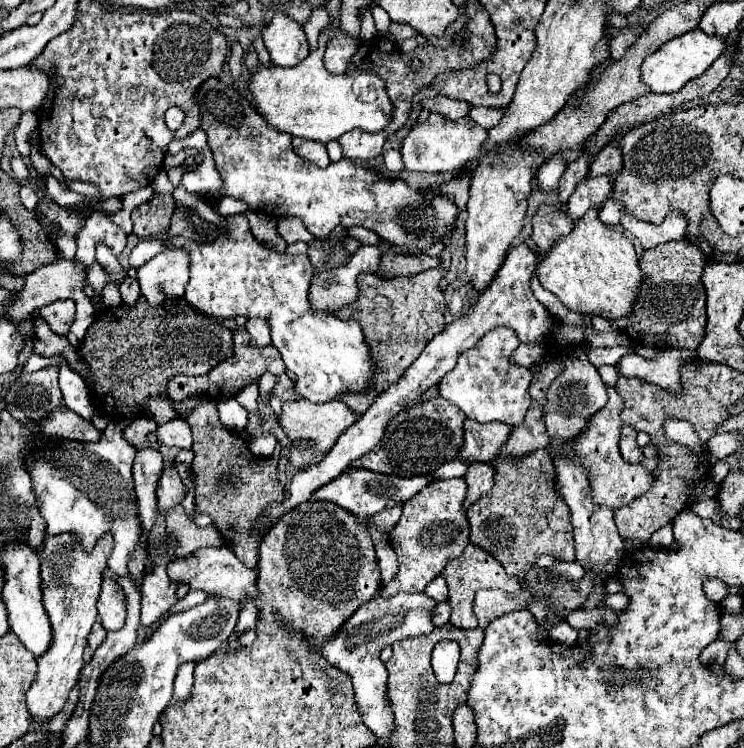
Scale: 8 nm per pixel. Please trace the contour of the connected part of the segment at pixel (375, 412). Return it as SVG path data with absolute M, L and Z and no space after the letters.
M517 246L509 252L505 264L501 266L501 270L497 272L495 280L491 282L491 286L479 296L479 300L465 312L461 314L453 324L447 324L443 332L435 334L433 340L425 346L425 350L419 354L419 358L409 366L409 370L405 370L405 374L399 378L397 384L389 386L389 390L385 390L371 406L369 410L353 424L349 426L337 440L337 444L333 446L333 450L327 452L327 456L323 460L319 460L317 464L309 466L307 470L301 470L293 476L291 480L291 498L285 500L283 504L273 504L265 510L261 522L271 526L275 524L287 510L295 508L297 504L309 500L311 492L321 488L325 482L331 482L333 478L337 478L343 470L349 468L349 464L357 458L361 458L365 452L373 450L373 446L377 446L377 442L381 440L381 434L385 434L385 426L391 422L391 418L395 418L409 402L413 402L415 398L419 398L425 390L429 390L431 386L437 386L439 380L453 370L457 358L461 352L473 348L481 336L485 336L489 330L493 330L495 326L509 326L517 332L517 338L521 342L543 342L547 336L547 330L551 326L551 318L545 310L545 306L541 302L537 302L537 298L533 296L531 288L529 288L529 280L531 274L535 270L537 258L535 254L527 248L527 246Z

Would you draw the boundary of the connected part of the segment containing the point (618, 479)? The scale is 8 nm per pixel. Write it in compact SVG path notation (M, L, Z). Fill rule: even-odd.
M607 386L607 394L609 394L609 400L603 406L603 410L599 410L589 420L587 428L581 434L577 434L577 438L573 438L571 442L567 442L563 446L563 452L567 454L567 458L571 458L573 462L581 464L587 470L587 480L589 480L593 502L609 506L611 510L617 510L617 508L625 506L627 502L633 502L635 498L639 498L651 490L653 472L641 464L623 462L623 458L619 454L619 444L617 444L619 432L623 426L623 422L619 418L619 412L623 408L623 400L615 392L615 388L611 388L611 386Z

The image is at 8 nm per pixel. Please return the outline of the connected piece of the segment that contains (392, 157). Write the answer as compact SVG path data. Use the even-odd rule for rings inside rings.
M390 149L383 154L384 163L386 168L392 172L398 172L404 169L402 155L399 150Z

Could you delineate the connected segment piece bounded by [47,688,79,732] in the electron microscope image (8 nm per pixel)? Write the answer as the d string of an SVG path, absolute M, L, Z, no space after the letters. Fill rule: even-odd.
M73 688L71 694L69 694L69 698L67 698L67 702L65 702L65 706L63 706L63 710L61 710L61 714L55 714L53 718L49 718L49 722L47 722L47 730L49 732L61 732L63 730L65 722L73 714L73 708L75 708L77 700L79 700L79 690Z

